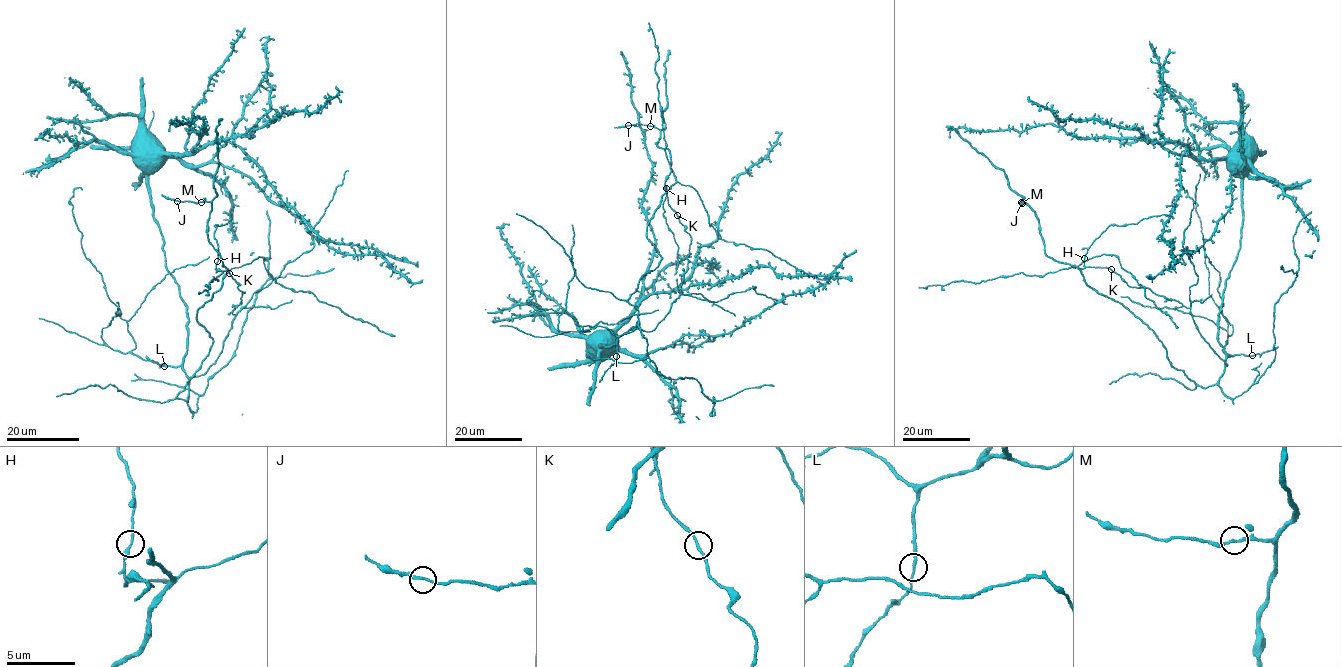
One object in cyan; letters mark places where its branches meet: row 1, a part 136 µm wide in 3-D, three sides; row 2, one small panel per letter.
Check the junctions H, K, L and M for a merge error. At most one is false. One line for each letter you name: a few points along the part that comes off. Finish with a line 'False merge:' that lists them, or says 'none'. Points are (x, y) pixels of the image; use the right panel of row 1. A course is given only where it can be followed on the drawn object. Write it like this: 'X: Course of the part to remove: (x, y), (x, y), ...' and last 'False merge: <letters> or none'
False merge: none

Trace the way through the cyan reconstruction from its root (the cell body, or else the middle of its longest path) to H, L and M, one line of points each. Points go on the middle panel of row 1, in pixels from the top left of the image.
H: (605, 336), (597, 340), (613, 346), (637, 321), (634, 330), (652, 331), (682, 294), (691, 236), (666, 188)
L: (605, 336), (601, 335), (597, 340), (602, 346), (613, 346), (638, 322), (631, 331), (618, 337), (616, 356)
M: (605, 336), (597, 340), (610, 347), (639, 328), (628, 299), (661, 261), (647, 226), (675, 176), (650, 125)

